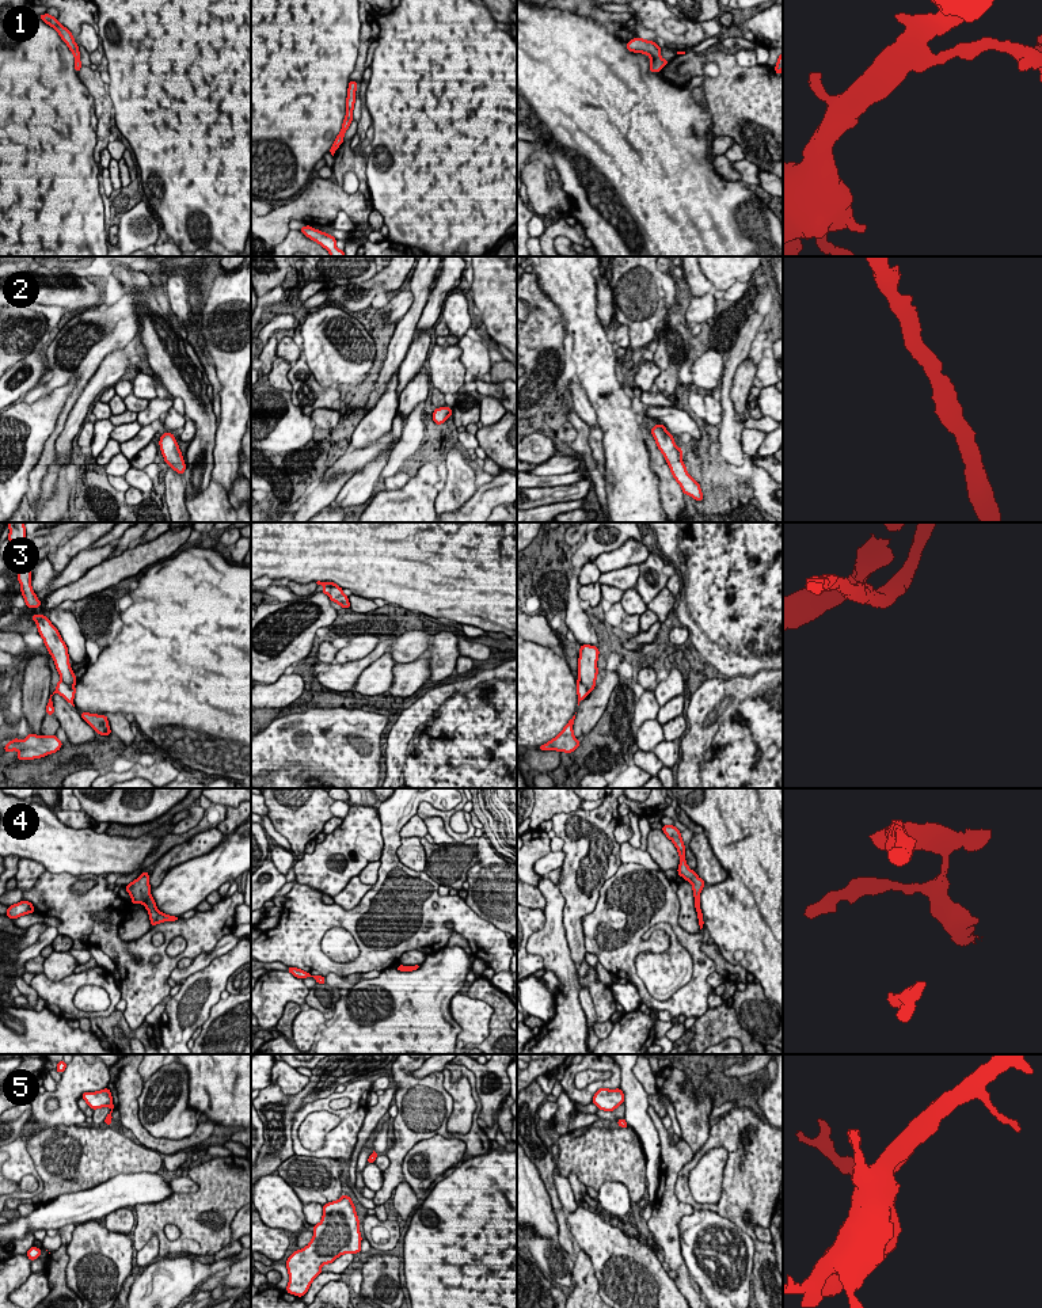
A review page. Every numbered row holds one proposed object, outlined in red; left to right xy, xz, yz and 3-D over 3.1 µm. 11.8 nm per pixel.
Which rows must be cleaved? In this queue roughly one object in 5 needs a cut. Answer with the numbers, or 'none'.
3

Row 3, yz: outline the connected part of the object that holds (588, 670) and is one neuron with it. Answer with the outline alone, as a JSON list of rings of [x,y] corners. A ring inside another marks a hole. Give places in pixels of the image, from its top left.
[[[582,645],[579,649],[578,659],[578,677],[582,684],[587,688],[587,695],[596,687],[596,678],[598,674],[597,659],[598,659],[598,647],[590,645]]]

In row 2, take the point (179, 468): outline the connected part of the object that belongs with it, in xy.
[[[164,433],[159,441],[161,455],[164,461],[170,464],[170,467],[176,471],[178,474],[183,475],[186,469],[186,464],[183,461],[182,452],[175,441],[172,433]]]

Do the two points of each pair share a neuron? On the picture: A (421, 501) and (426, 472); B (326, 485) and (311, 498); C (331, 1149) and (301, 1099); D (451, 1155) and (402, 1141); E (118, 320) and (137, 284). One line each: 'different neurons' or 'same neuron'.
A: same neuron
B: same neuron
C: different neurons
D: different neurons
E: different neurons

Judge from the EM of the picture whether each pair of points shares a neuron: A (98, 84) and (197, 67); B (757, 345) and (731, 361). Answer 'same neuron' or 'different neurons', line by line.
A: different neurons
B: same neuron

